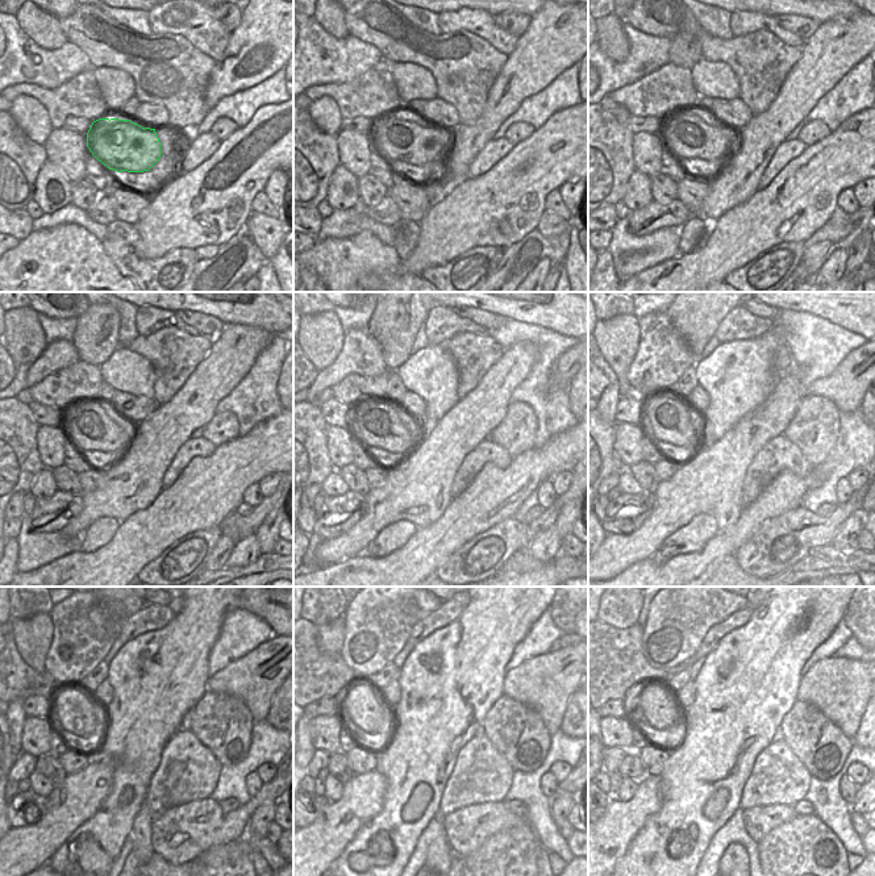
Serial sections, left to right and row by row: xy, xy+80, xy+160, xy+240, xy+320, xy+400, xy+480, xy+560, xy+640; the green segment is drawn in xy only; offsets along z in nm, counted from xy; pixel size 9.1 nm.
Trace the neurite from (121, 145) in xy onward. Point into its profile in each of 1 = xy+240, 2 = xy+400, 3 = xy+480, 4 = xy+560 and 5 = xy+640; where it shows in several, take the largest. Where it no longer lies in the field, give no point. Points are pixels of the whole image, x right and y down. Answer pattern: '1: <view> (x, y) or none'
1: xy+240 (91, 426)
2: xy+400 (669, 421)
3: xy+480 (74, 710)
4: xy+560 (362, 704)
5: xy+640 (655, 705)

